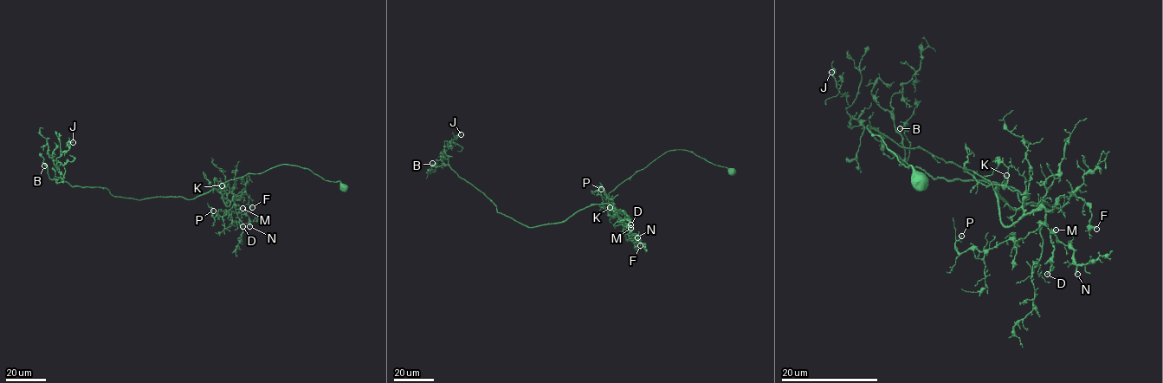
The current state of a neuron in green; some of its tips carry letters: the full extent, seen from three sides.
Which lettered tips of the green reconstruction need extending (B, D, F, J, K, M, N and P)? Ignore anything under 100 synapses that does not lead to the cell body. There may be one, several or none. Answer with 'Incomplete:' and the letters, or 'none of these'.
Incomplete: D

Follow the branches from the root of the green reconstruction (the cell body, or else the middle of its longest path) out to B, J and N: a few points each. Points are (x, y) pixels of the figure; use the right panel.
B: (920, 184), (868, 126), (976, 172), (1013, 209), (1053, 209), (997, 183), (931, 178), (905, 161), (900, 128)
J: (920, 184), (868, 126), (976, 172), (1013, 209), (1053, 209), (997, 183), (908, 165), (847, 113), (831, 72)
N: (920, 184), (868, 126), (985, 178), (1006, 226), (1043, 208), (1050, 233), (1074, 250), (1077, 274)

